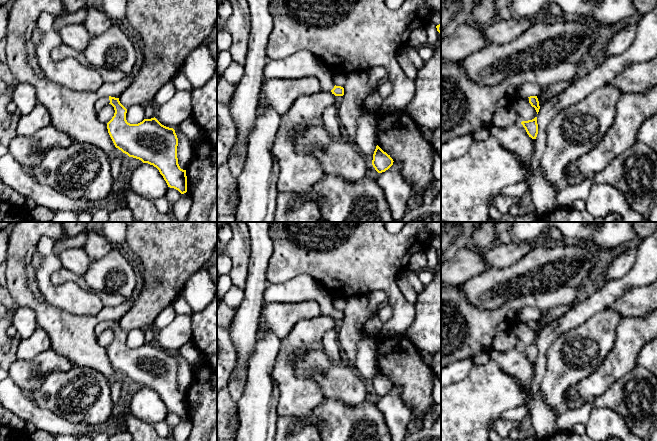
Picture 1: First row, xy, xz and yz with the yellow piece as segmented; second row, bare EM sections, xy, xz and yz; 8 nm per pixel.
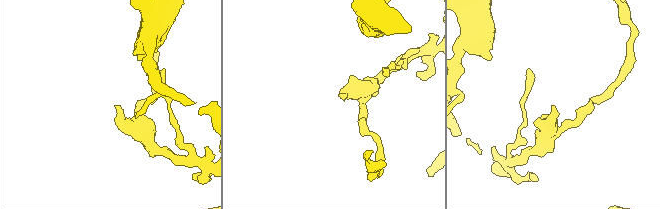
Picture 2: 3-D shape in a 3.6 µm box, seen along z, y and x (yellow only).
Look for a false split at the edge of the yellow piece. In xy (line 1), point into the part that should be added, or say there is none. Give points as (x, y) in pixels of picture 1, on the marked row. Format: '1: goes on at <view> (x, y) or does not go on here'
1: goes on at xy (103, 101)

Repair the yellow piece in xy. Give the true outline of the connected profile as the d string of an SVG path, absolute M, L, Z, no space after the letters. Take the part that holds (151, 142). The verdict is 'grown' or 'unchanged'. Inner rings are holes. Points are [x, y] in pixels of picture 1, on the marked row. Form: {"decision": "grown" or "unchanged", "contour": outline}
{"decision": "grown", "contour": "M104 96L95 103L96 111L111 104L115 113L107 123L108 133L116 148L156 167L168 187L187 192L186 170L180 168L177 158L178 138L173 128L162 125L155 117L138 124L126 120L127 109L119 98Z"}

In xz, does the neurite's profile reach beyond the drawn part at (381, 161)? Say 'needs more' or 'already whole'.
already whole

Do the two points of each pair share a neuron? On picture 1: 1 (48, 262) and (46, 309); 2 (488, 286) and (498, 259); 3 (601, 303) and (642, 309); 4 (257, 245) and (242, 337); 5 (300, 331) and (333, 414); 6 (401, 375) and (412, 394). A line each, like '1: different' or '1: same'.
1: different
2: different
3: different
4: same
5: different
6: same

